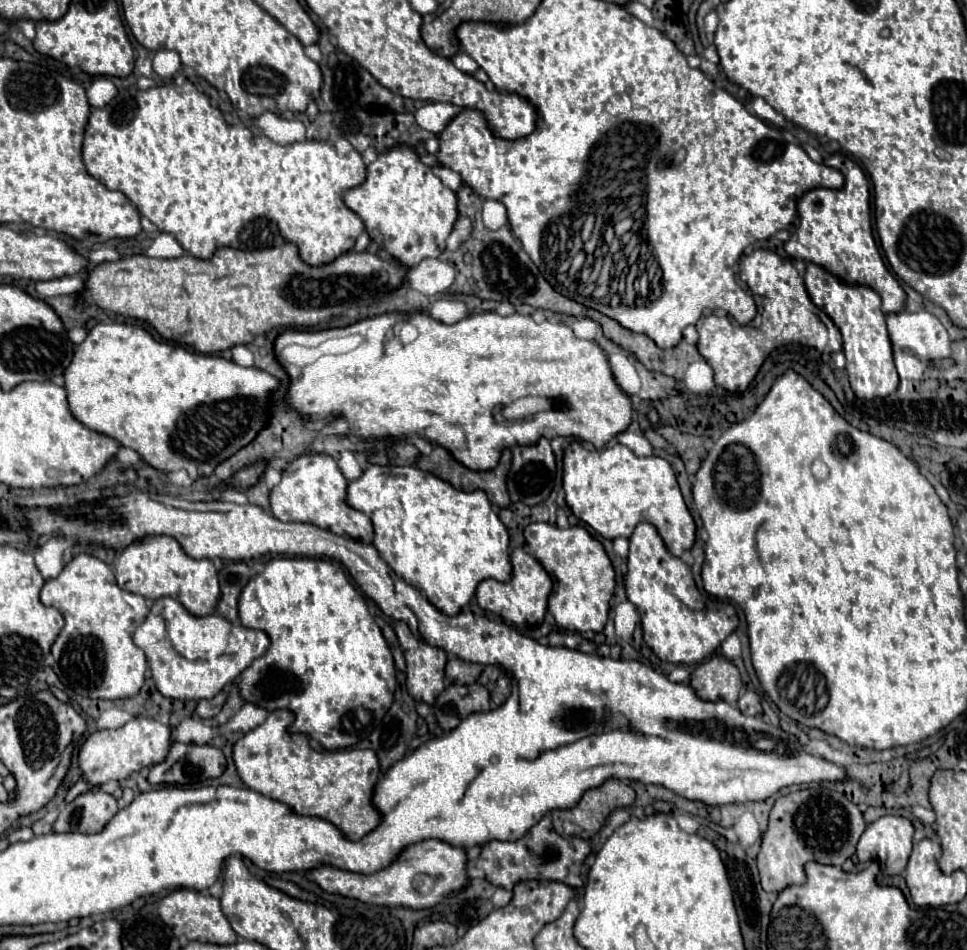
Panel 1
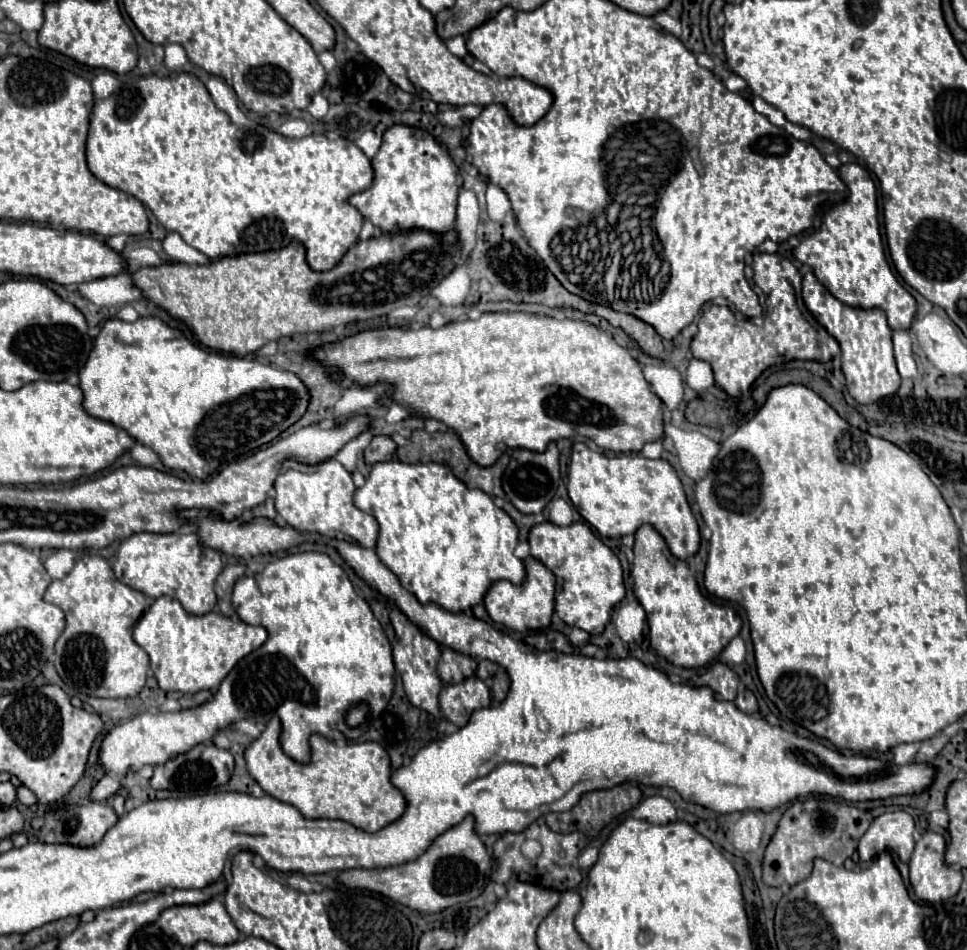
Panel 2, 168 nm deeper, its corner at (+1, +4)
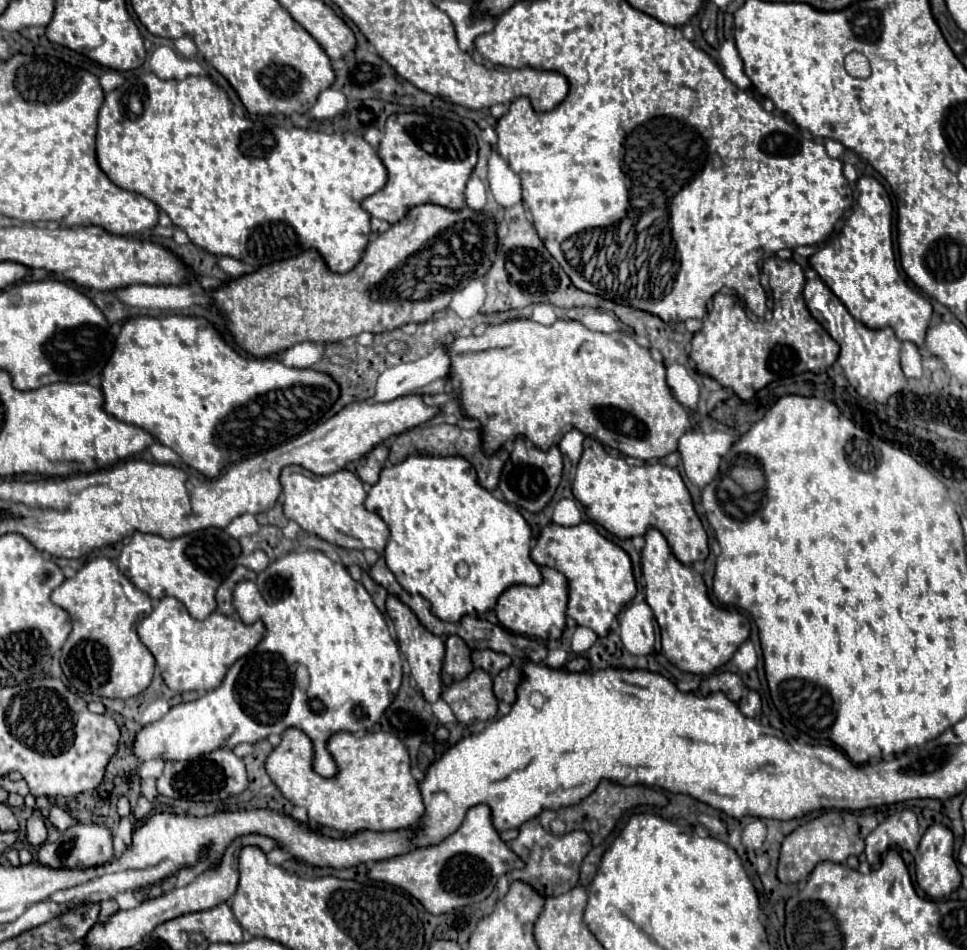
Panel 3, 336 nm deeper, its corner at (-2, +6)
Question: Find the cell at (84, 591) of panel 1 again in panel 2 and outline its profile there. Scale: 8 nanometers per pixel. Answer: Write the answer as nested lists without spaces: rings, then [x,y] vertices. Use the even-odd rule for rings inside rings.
[[[98,555],[82,557],[74,569],[60,581],[52,581],[52,585],[46,589],[44,599],[48,603],[58,605],[66,613],[66,629],[58,639],[56,645],[56,657],[54,667],[62,681],[90,697],[136,697],[142,687],[146,685],[146,671],[150,665],[148,653],[132,641],[132,627],[146,611],[149,601],[146,595],[126,585],[122,585],[118,579],[114,579],[112,567]]]

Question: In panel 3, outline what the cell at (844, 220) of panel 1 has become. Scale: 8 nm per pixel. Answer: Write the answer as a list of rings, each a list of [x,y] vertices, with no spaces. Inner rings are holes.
[[[867,175],[857,179],[857,191],[857,205],[845,217],[841,233],[829,245],[821,245],[809,257],[809,263],[857,321],[871,329],[891,327],[899,341],[913,341],[921,347],[933,307],[897,271],[891,239],[891,199],[883,185]]]

